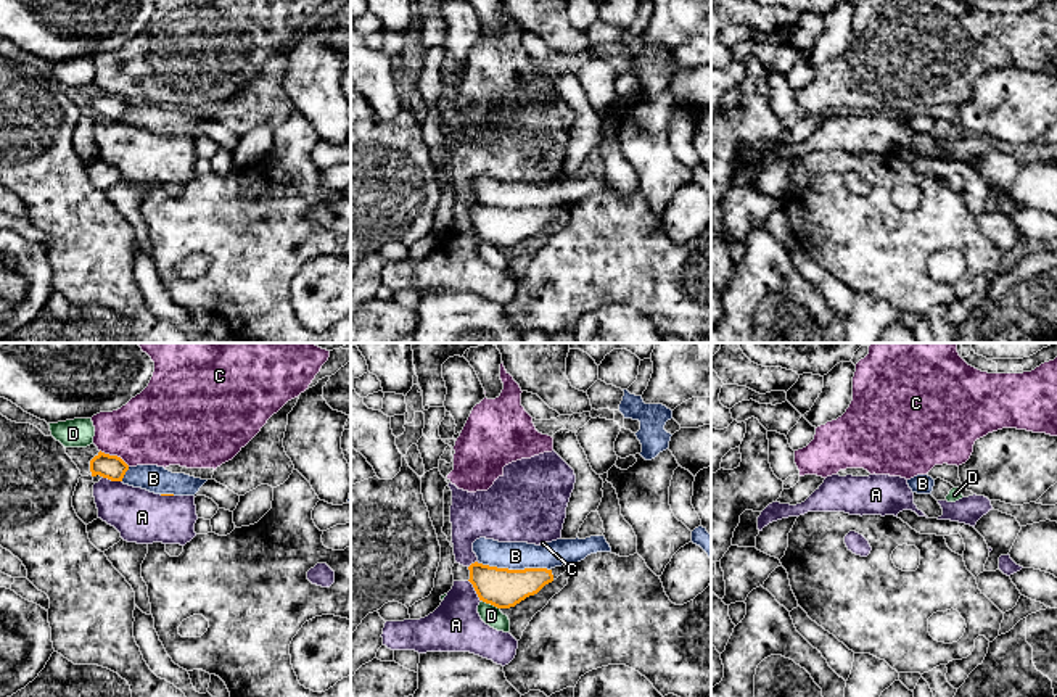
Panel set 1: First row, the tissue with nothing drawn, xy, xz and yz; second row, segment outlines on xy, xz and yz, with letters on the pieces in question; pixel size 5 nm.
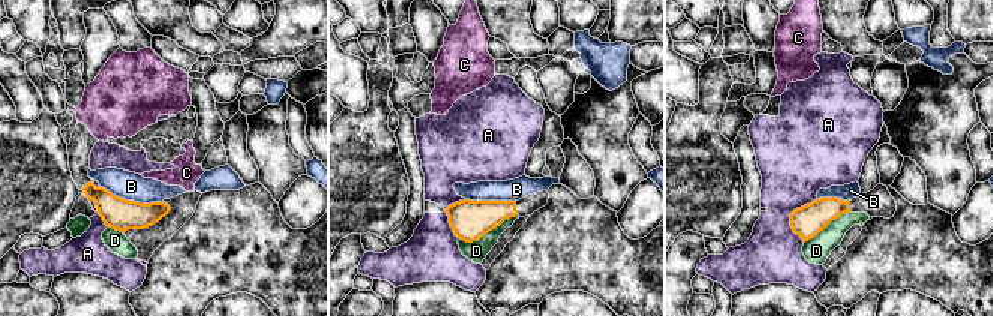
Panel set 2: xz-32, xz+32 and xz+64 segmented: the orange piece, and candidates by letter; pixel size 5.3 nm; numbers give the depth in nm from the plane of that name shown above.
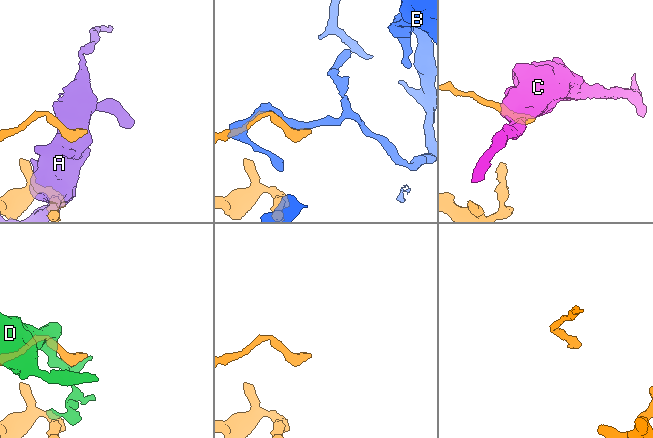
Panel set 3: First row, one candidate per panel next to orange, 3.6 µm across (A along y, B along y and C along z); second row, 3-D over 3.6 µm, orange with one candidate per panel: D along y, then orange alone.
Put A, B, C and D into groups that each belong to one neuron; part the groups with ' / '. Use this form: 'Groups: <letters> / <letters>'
Groups: A / B / C / D

